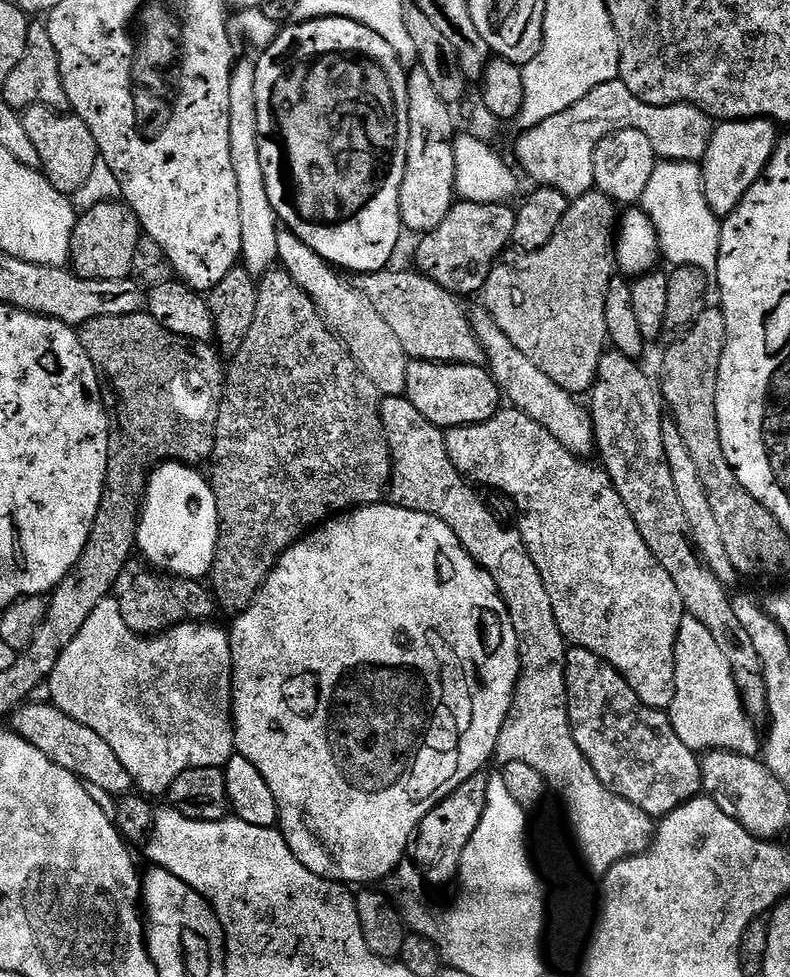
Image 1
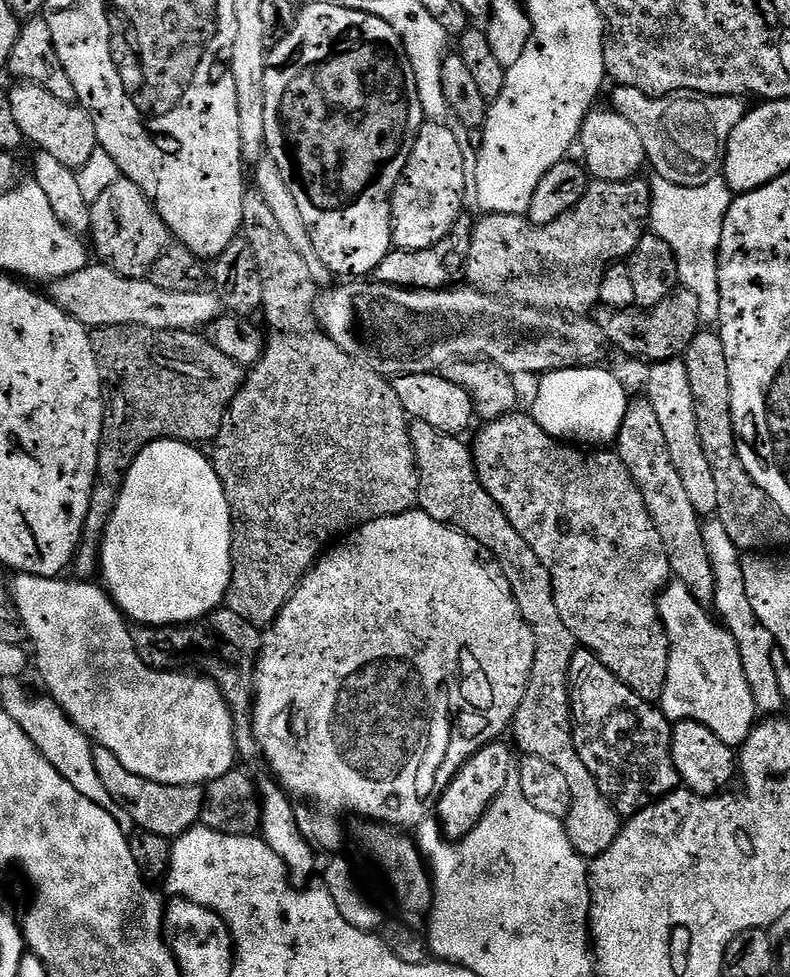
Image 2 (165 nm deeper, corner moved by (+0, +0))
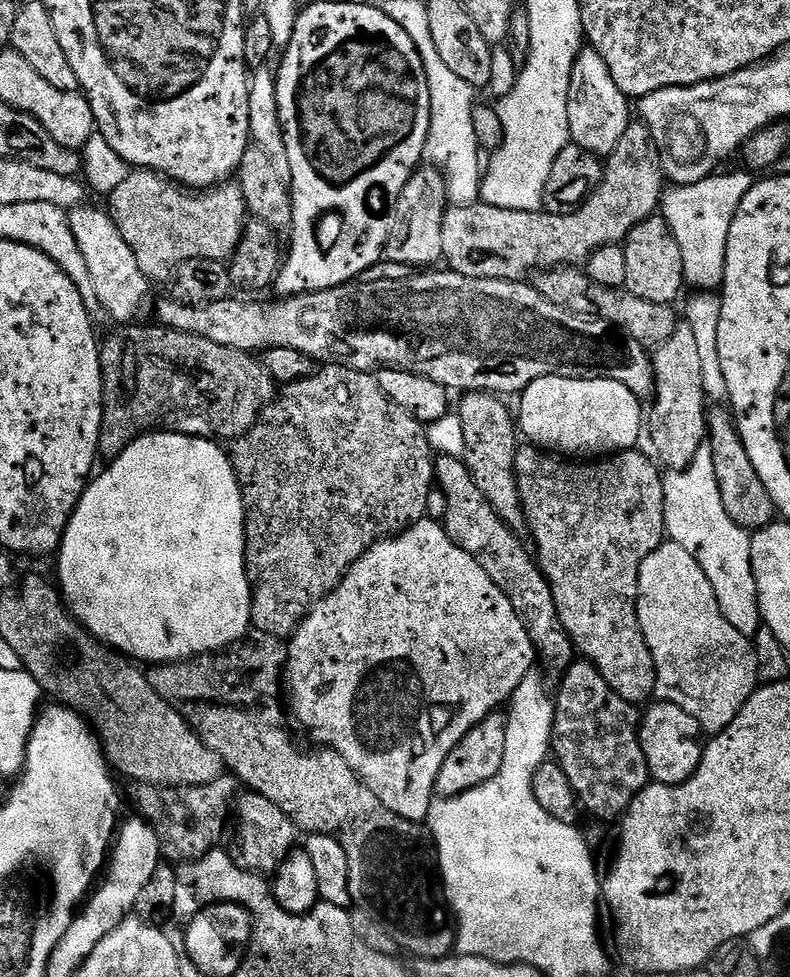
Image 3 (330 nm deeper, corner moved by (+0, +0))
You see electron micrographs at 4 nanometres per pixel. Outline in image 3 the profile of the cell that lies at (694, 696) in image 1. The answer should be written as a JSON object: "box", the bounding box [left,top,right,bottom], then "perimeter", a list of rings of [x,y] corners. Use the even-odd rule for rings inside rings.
{"box":[636,543,758,734],"perimeter":[[[662,543],[654,554],[650,554],[650,558],[646,558],[646,562],[642,562],[638,574],[636,613],[646,646],[654,658],[655,695],[660,700],[669,700],[674,706],[682,706],[682,710],[694,717],[705,733],[715,734],[726,730],[758,687],[756,653],[753,641],[726,622],[718,606],[718,598],[714,598],[710,578],[706,578],[702,566],[698,566],[694,554],[690,554],[686,546]]]}

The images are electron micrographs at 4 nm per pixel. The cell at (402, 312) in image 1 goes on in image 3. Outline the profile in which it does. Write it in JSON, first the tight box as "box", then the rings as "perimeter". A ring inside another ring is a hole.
{"box":[458,392,528,534],"perimeter":[[[469,392],[463,397],[458,408],[462,418],[462,438],[464,439],[464,465],[470,470],[478,490],[486,494],[486,502],[494,506],[498,518],[506,522],[510,531],[517,534],[528,532],[528,519],[522,506],[522,498],[516,481],[516,453],[518,443],[518,424],[514,412],[503,404],[499,395],[491,392]]]}

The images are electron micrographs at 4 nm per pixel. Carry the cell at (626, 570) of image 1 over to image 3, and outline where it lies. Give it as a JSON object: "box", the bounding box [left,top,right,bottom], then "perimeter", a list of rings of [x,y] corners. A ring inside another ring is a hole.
{"box":[516,446,666,706],"perimeter":[[[524,446],[516,453],[516,481],[522,498],[524,513],[528,519],[528,532],[532,536],[531,543],[534,545],[535,555],[538,557],[540,569],[548,580],[550,590],[554,594],[554,606],[560,615],[562,626],[568,632],[573,642],[575,651],[580,652],[587,663],[592,664],[602,674],[602,678],[623,700],[629,700],[633,706],[640,706],[655,693],[656,690],[656,667],[654,658],[646,646],[646,638],[638,626],[638,614],[636,613],[636,599],[638,598],[638,574],[642,562],[658,550],[658,546],[665,543],[666,529],[664,527],[664,476],[658,467],[657,461],[651,455],[643,456],[640,450],[629,450],[613,455],[611,458],[600,458],[597,464],[592,462],[569,462],[559,455],[544,451],[543,448],[535,446]]]}

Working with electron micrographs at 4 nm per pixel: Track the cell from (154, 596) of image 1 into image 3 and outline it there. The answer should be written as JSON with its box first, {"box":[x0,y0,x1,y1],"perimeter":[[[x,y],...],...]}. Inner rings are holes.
{"box":[146,631,458,960],"perimeter":[[[257,631],[251,633],[250,640],[253,644],[244,642],[231,650],[149,667],[146,675],[150,686],[191,724],[200,741],[222,758],[225,769],[245,789],[270,798],[301,833],[332,836],[340,843],[348,856],[347,895],[352,896],[351,903],[379,918],[397,946],[403,951],[405,948],[412,958],[422,960],[443,960],[453,955],[458,928],[442,891],[438,857],[427,827],[394,814],[333,748],[320,746],[315,749],[317,752],[303,752],[292,741],[280,709],[282,665],[288,659],[285,641],[274,634]]]}

